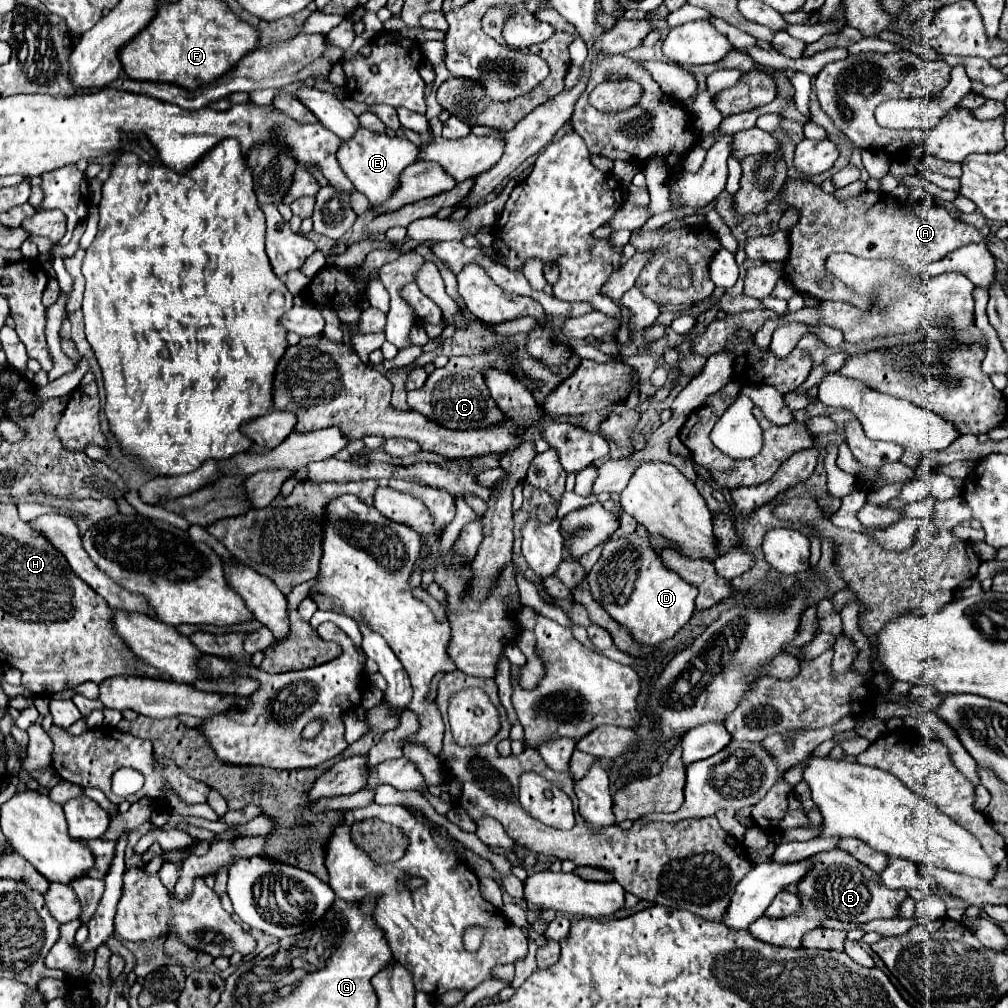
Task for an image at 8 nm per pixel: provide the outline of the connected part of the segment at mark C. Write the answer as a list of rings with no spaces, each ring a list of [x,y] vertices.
[[[502,348],[486,350],[478,356],[462,356],[462,358],[450,358],[450,362],[444,368],[436,368],[424,386],[420,390],[408,392],[408,406],[426,418],[452,428],[452,430],[470,430],[470,428],[486,428],[504,418],[504,412],[496,406],[496,402],[490,400],[490,392],[482,378],[482,368],[496,366],[500,370],[510,368],[510,352],[508,356],[502,352]]]

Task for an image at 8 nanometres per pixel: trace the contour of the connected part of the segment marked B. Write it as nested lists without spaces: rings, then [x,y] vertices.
[[[828,850],[810,858],[810,870],[796,884],[798,894],[810,898],[818,910],[822,910],[828,918],[836,918],[842,922],[870,922],[876,918],[896,918],[900,904],[908,896],[904,890],[888,890],[880,884],[880,876],[858,862],[844,850]]]

